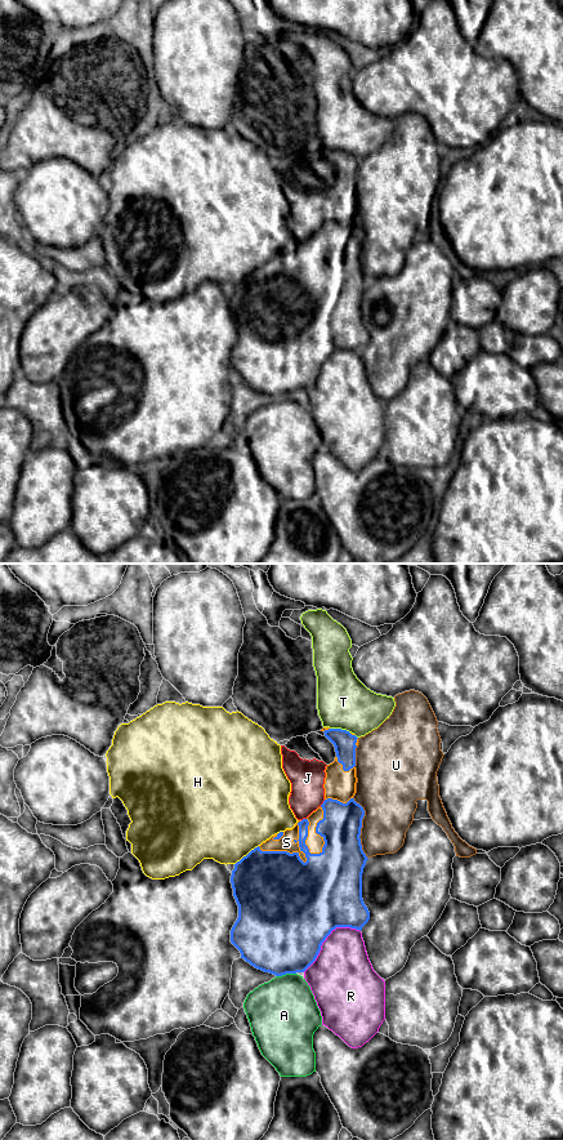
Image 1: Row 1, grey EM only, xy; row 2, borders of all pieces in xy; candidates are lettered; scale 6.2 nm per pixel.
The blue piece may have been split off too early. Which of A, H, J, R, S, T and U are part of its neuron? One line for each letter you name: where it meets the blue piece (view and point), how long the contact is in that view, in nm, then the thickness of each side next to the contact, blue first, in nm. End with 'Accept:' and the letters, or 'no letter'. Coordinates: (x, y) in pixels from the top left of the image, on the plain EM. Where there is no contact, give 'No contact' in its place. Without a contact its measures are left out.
Accept: no letter

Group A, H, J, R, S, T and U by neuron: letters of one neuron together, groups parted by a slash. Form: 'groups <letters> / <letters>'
groups A / H / J S / R / T / U

